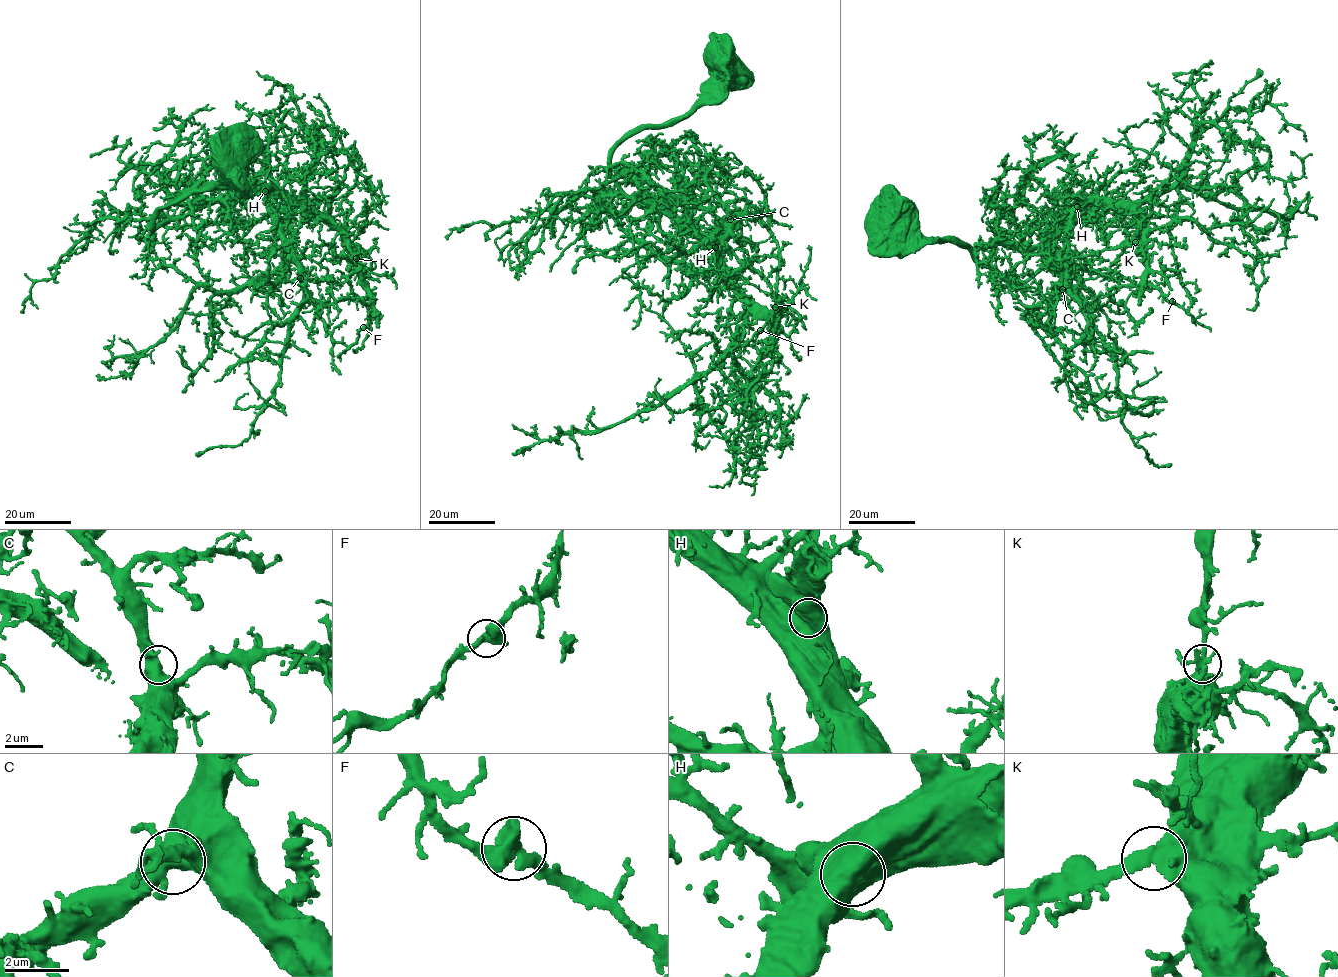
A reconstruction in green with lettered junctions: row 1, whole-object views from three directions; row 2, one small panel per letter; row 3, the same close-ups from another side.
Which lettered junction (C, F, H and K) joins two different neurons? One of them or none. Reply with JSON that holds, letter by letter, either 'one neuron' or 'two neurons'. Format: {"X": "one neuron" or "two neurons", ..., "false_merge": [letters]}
{"C": "one neuron", "F": "one neuron", "H": "one neuron", "K": "one neuron", "false_merge": []}

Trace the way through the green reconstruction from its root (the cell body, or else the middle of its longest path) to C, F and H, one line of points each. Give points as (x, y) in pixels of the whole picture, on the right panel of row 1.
C: (886, 229), (954, 241), (1009, 281), (1024, 282), (1044, 264), (1072, 207), (1062, 289)
F: (886, 229), (954, 241), (1024, 282), (1075, 210), (1112, 200), (1140, 221), (1146, 280), (1172, 301)
H: (886, 229), (912, 229), (925, 238), (954, 241), (1009, 281), (1024, 282), (1047, 260), (1064, 213), (1076, 207)

